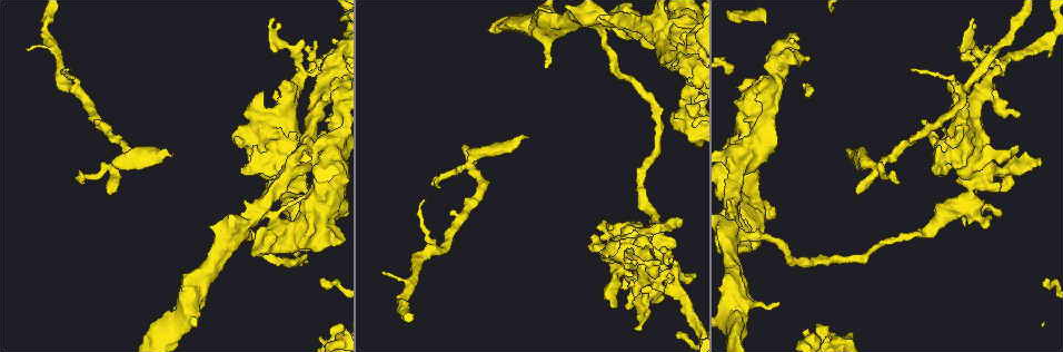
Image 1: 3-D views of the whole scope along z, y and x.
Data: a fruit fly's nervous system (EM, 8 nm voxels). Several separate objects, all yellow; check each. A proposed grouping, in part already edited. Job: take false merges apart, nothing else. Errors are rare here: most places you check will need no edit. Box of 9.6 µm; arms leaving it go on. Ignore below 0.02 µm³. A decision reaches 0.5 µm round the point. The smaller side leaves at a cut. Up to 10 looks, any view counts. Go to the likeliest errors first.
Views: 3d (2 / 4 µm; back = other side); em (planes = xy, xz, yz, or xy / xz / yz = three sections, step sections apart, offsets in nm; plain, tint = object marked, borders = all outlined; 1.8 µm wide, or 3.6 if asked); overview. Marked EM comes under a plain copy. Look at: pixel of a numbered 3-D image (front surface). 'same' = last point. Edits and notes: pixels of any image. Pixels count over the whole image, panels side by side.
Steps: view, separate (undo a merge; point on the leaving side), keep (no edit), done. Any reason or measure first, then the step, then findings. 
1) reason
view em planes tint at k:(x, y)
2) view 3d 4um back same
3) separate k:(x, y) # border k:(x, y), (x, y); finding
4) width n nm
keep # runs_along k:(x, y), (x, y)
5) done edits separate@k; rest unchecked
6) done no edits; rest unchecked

thin arm on a thick one
view em yz step 8 tint at 1:(985, 82)

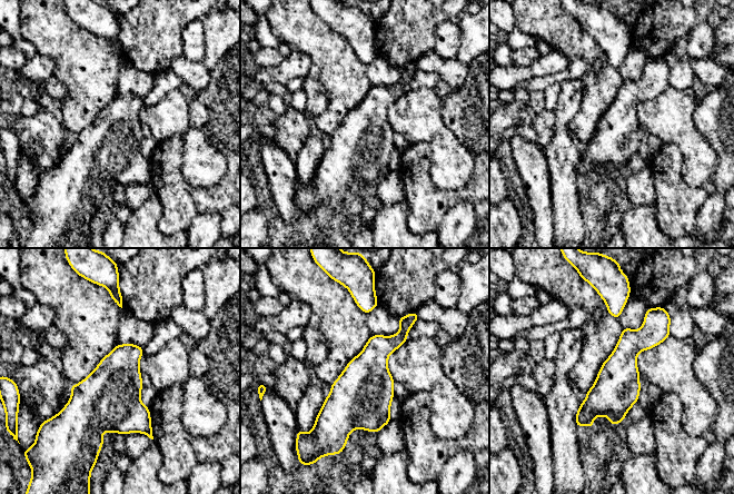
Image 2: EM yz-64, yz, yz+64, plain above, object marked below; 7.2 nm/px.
cut it another way
view em planes tint same

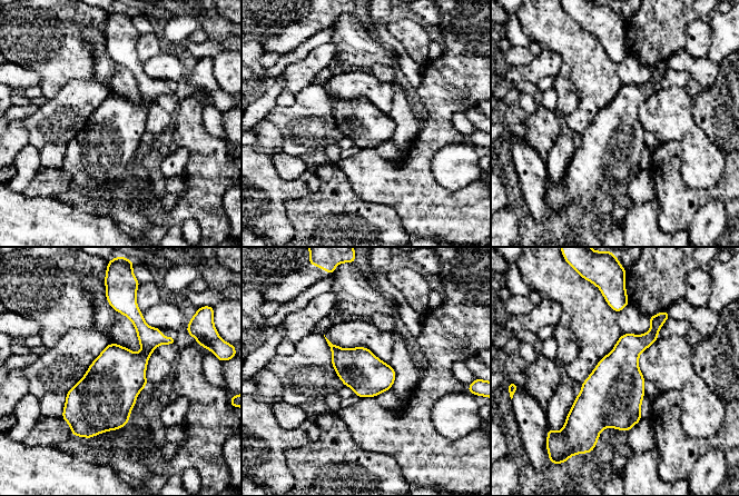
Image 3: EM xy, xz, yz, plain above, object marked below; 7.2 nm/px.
keep # all the same neuron

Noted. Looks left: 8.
touches itself
view 3d 4um at 1:(658, 33)

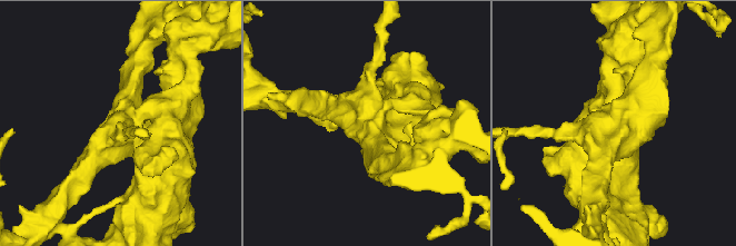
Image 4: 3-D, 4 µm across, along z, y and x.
now the EM
view em planes tint at 4:(617, 142)

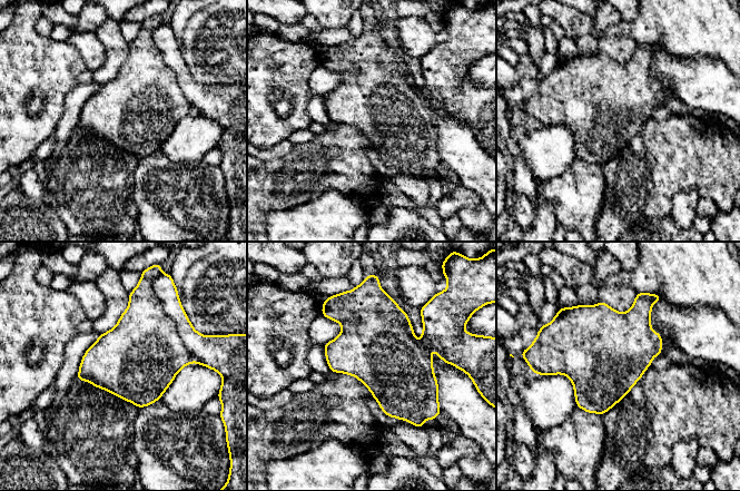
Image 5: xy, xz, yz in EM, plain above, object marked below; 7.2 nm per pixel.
separate 5:(146, 343) # a second neuron is stuck on

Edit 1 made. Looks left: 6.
a fork
view em planes tint at 1:(469, 164)

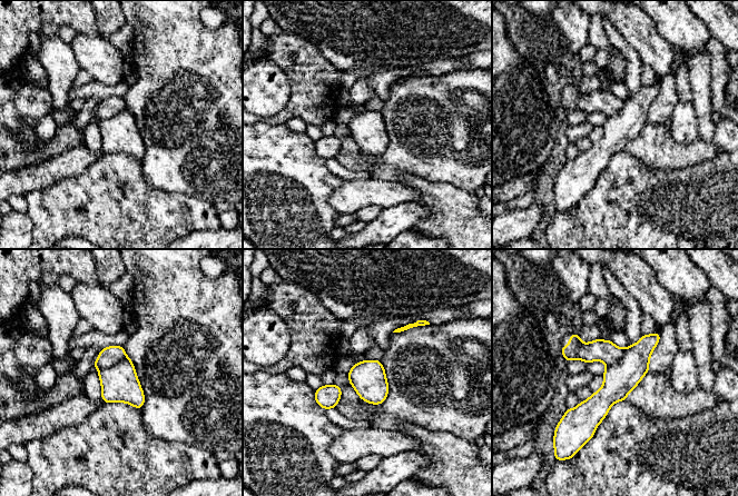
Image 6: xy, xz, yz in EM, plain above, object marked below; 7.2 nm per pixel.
separate 6:(109, 356) # part_leaving 6:(563, 349), (620, 351); two neurons meet here

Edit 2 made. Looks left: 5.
done edits separate@5, separate@6; rest unchecked

